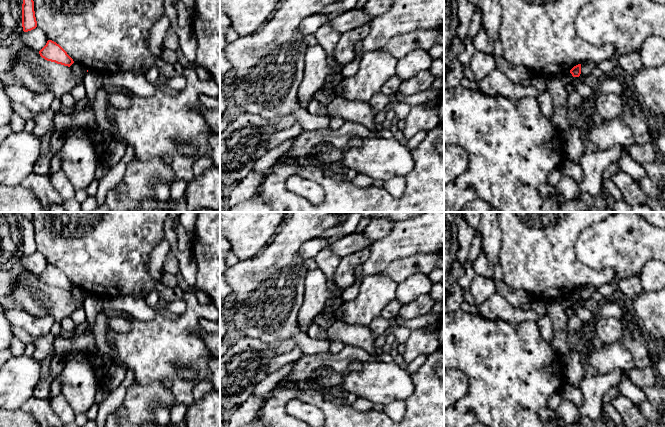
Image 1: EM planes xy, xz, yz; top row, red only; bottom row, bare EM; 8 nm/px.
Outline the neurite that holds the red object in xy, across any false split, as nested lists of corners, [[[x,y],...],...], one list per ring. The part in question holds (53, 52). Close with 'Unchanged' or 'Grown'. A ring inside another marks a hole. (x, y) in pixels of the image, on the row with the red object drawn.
[[[48,40],[46,45],[39,51],[42,58],[70,67],[74,61],[67,52],[56,42]]]. Unchanged

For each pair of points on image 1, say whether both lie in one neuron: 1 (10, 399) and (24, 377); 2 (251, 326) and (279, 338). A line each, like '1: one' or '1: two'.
1: one
2: one

